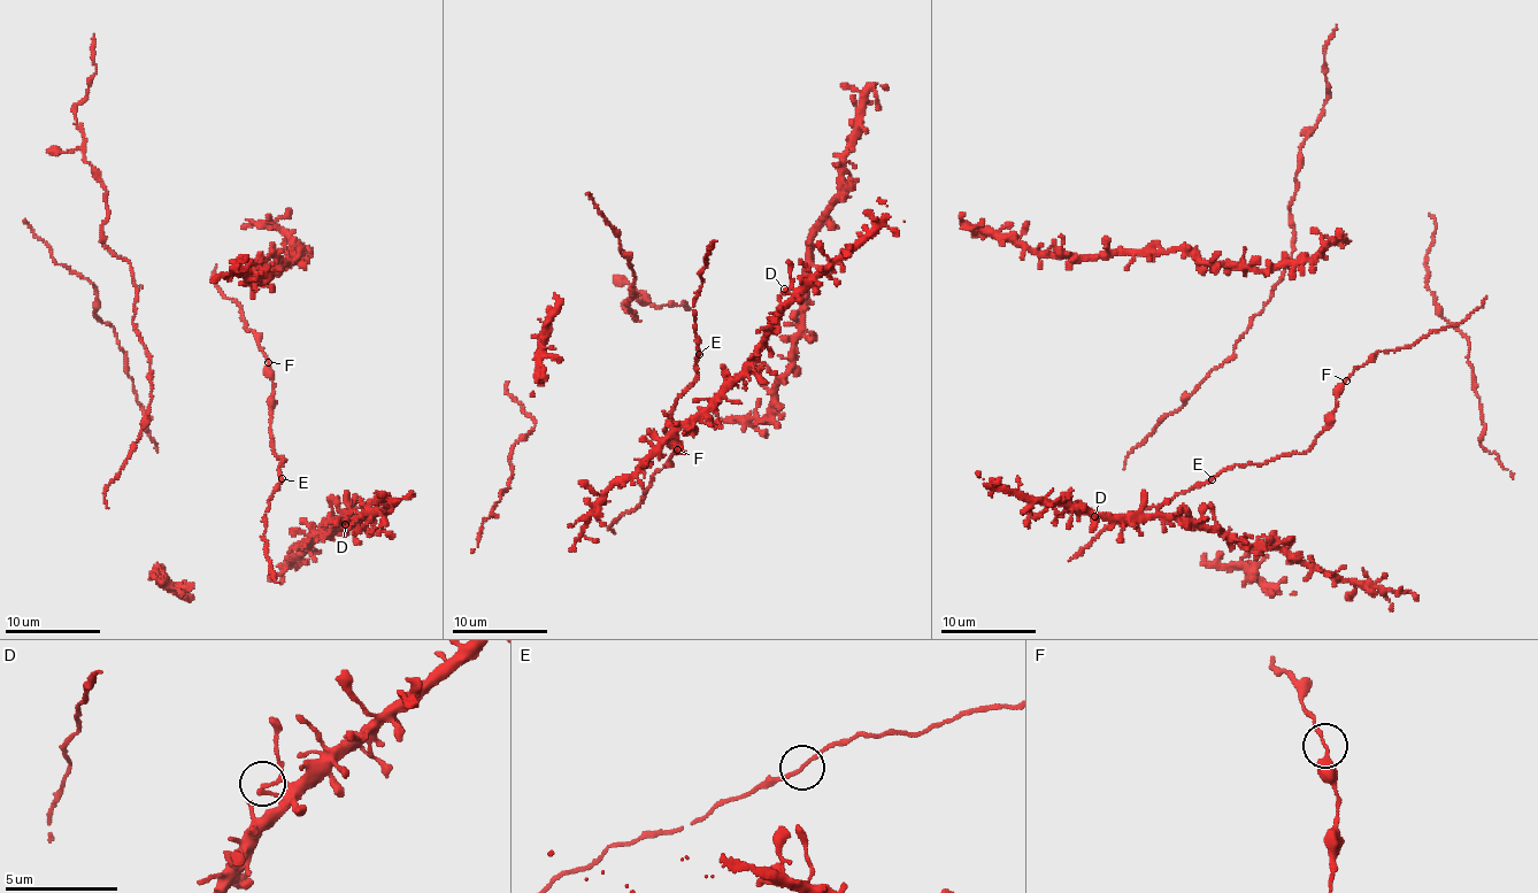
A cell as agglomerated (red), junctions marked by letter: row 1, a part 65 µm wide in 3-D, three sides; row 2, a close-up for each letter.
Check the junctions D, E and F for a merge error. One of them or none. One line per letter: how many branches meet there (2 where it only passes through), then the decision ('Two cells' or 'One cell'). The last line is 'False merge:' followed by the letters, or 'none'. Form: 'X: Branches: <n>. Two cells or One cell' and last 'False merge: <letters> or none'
D: Branches: 2. One cell
E: Branches: 2. One cell
F: Branches: 2. One cell
False merge: none

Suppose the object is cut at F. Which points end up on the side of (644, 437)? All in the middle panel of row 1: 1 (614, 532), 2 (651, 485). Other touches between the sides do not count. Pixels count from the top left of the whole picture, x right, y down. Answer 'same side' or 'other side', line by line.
1: other side
2: other side

